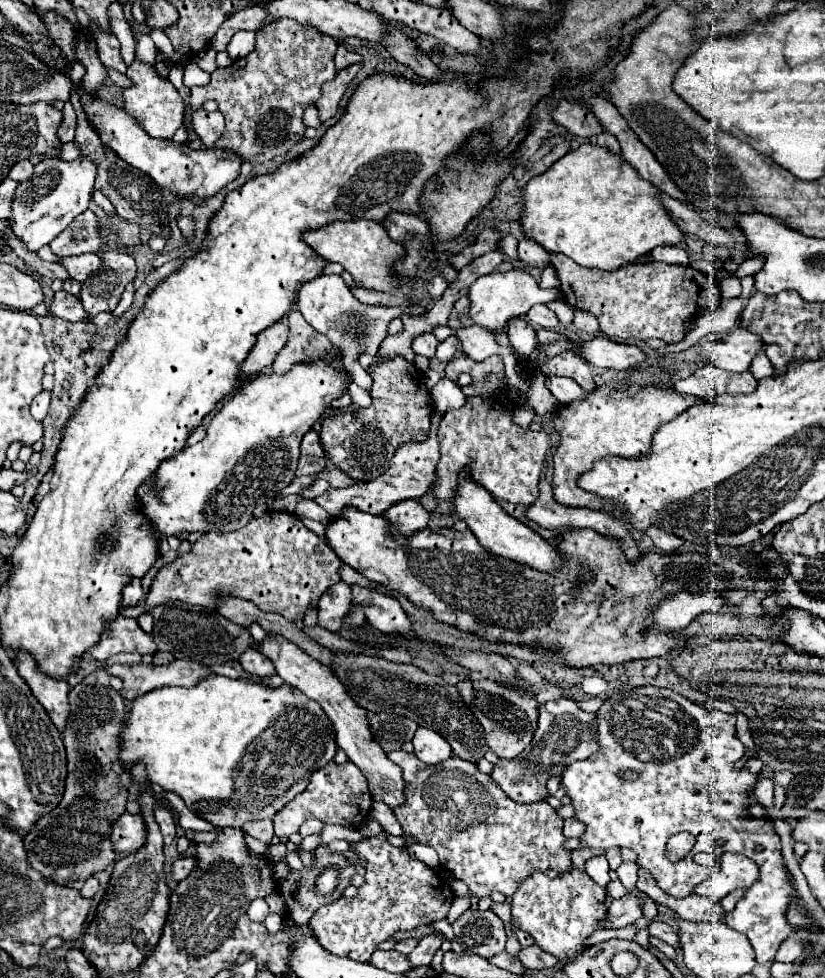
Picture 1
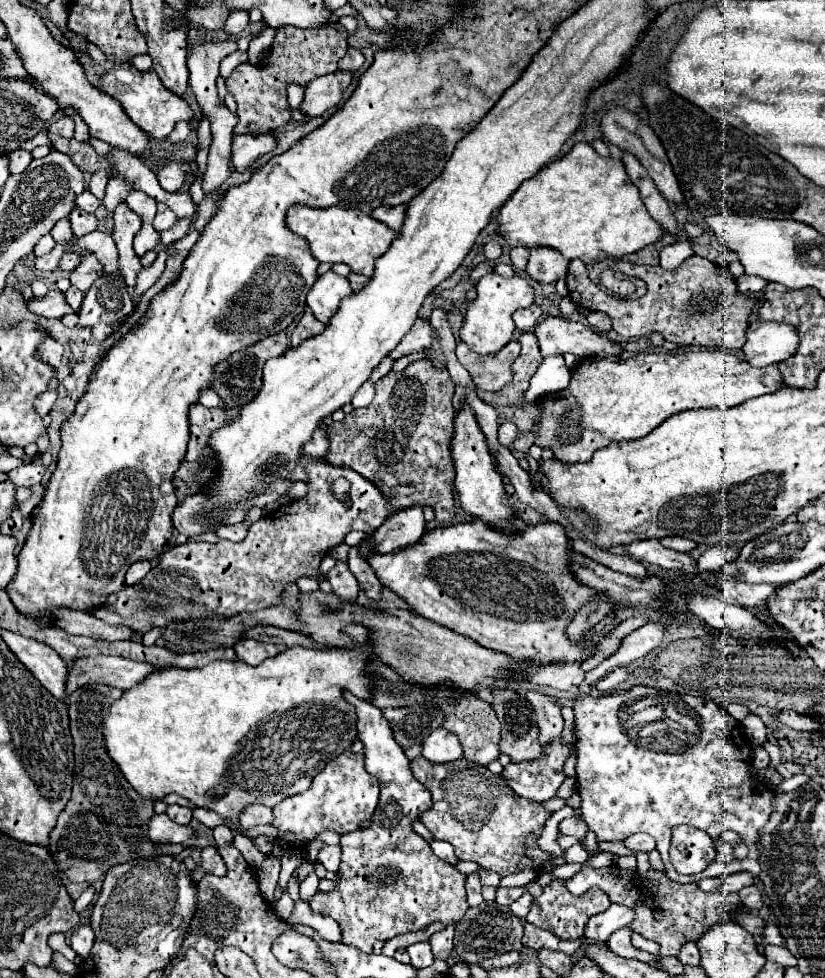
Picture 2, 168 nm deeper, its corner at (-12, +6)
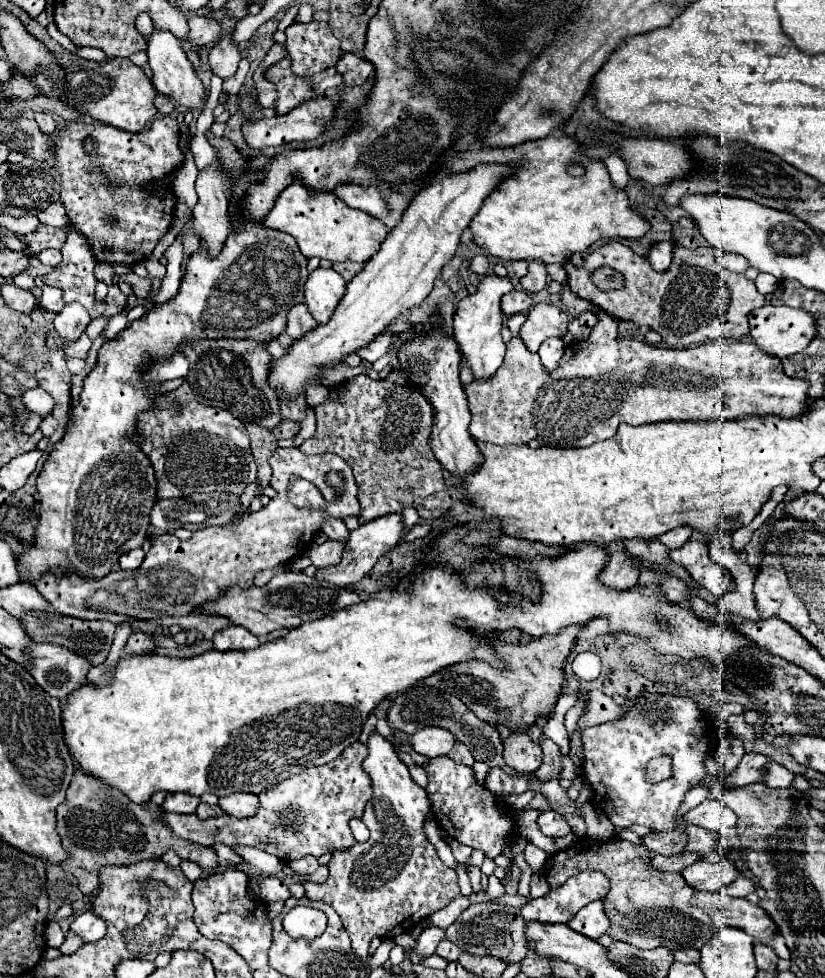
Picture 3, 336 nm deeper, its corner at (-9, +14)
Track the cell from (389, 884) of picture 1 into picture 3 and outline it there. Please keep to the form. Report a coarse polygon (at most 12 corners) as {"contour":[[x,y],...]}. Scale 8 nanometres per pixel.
{"contour":[[370,736],[370,838],[308,898],[338,912],[354,954],[460,896],[424,832],[426,790]]}

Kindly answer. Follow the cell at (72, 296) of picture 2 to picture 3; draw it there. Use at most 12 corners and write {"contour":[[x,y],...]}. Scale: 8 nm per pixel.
{"contour":[[42,286],[40,306],[58,314],[62,292],[58,288]]}

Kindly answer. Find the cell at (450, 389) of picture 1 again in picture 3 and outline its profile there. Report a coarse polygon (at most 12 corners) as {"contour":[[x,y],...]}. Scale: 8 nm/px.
{"contour":[[560,338],[542,342],[538,354],[544,368],[552,372],[564,354]]}

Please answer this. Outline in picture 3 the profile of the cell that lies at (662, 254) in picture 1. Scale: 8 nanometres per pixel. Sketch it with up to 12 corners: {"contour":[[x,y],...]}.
{"contour":[[658,242],[646,258],[656,272],[672,262],[672,242]]}

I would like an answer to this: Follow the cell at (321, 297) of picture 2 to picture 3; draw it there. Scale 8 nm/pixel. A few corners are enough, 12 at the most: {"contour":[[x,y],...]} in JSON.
{"contour":[[316,268],[304,304],[326,324],[346,294],[336,270]]}

